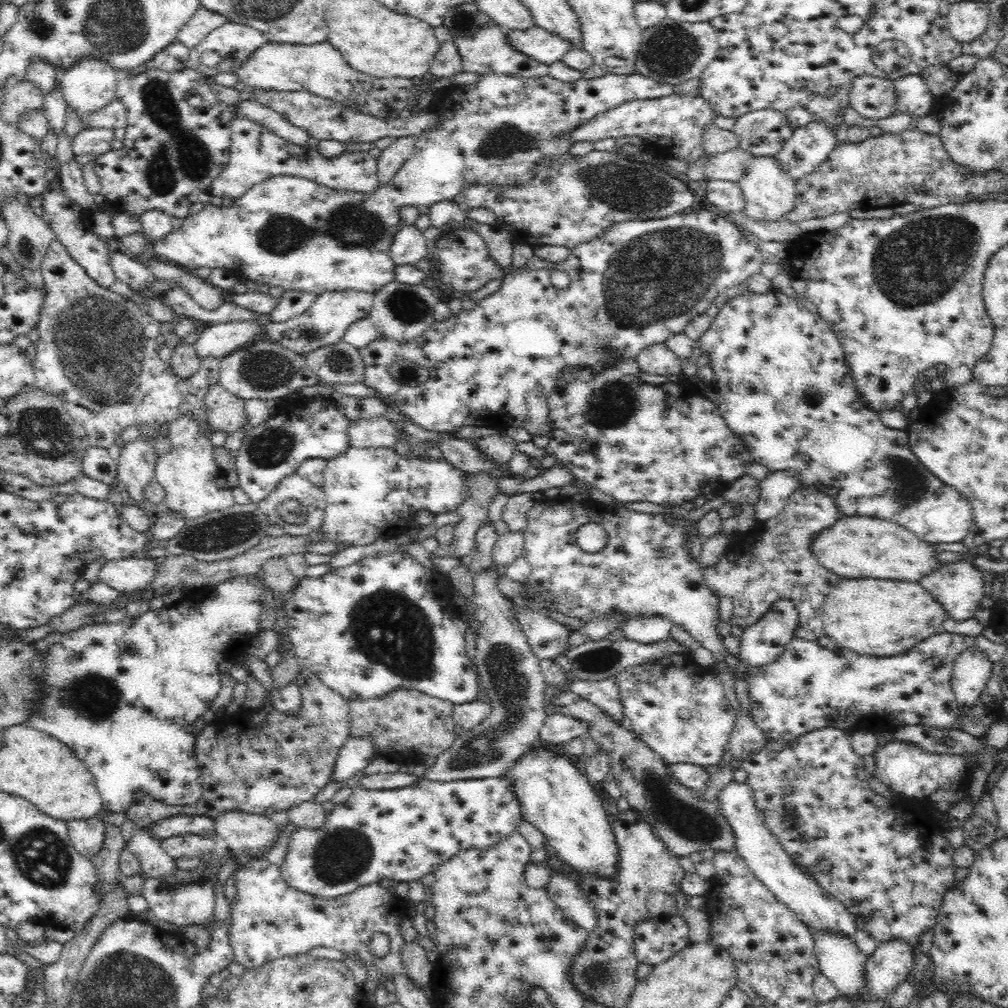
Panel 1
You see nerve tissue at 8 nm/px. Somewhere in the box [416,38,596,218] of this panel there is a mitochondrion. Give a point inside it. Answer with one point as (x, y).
(507, 141)

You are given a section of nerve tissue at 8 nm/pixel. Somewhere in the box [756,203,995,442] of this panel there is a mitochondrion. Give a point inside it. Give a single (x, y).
(916, 264)

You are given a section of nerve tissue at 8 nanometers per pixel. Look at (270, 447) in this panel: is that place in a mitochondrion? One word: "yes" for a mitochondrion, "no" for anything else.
yes

